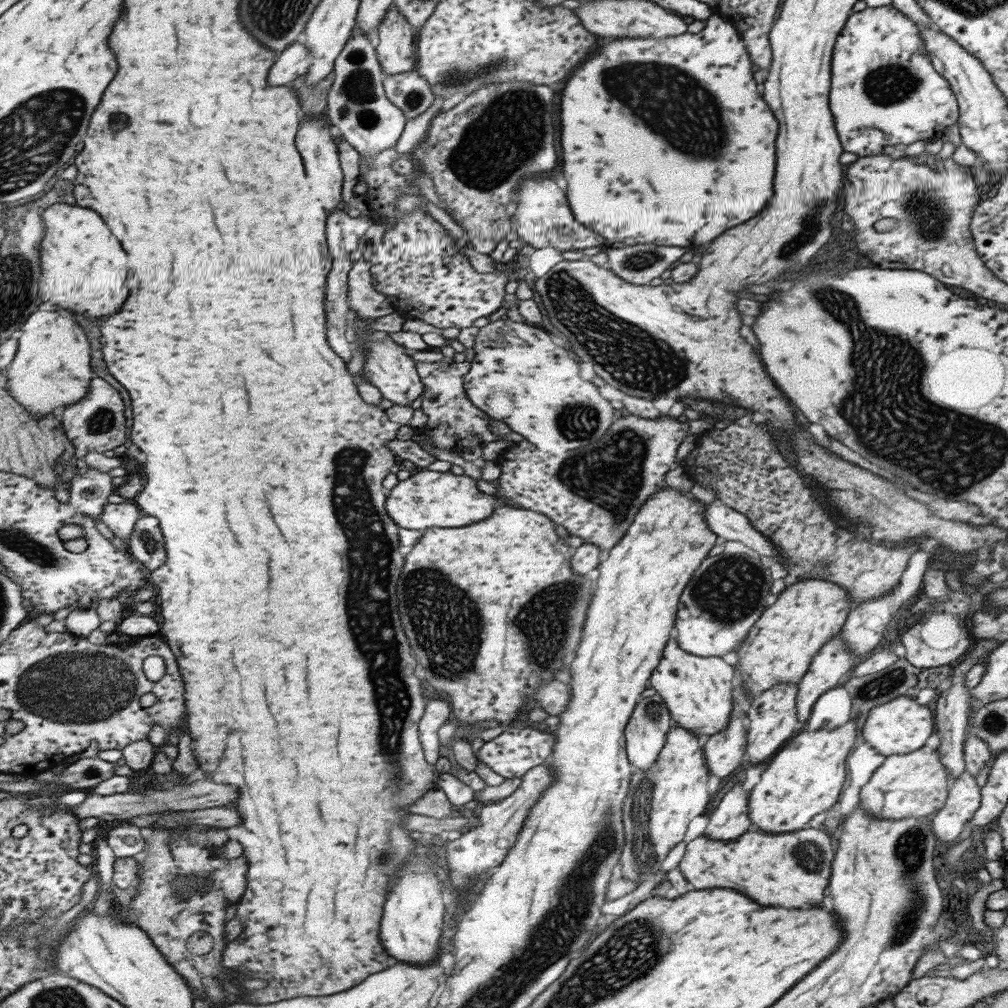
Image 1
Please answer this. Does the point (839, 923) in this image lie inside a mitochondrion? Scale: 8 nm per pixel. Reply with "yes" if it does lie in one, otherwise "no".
no

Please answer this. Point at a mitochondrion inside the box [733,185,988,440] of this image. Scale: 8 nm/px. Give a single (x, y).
(927, 215)

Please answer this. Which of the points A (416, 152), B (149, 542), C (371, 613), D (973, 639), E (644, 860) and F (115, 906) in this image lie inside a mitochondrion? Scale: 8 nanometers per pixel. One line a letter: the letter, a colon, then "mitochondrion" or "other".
A: other
B: mitochondrion
C: mitochondrion
D: other
E: mitochondrion
F: other

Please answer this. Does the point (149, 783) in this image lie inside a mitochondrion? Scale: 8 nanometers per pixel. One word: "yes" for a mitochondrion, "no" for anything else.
no

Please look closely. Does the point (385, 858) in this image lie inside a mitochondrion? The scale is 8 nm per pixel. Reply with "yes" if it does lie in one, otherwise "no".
yes

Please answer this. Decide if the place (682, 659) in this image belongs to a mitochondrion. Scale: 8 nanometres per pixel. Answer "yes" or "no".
no

